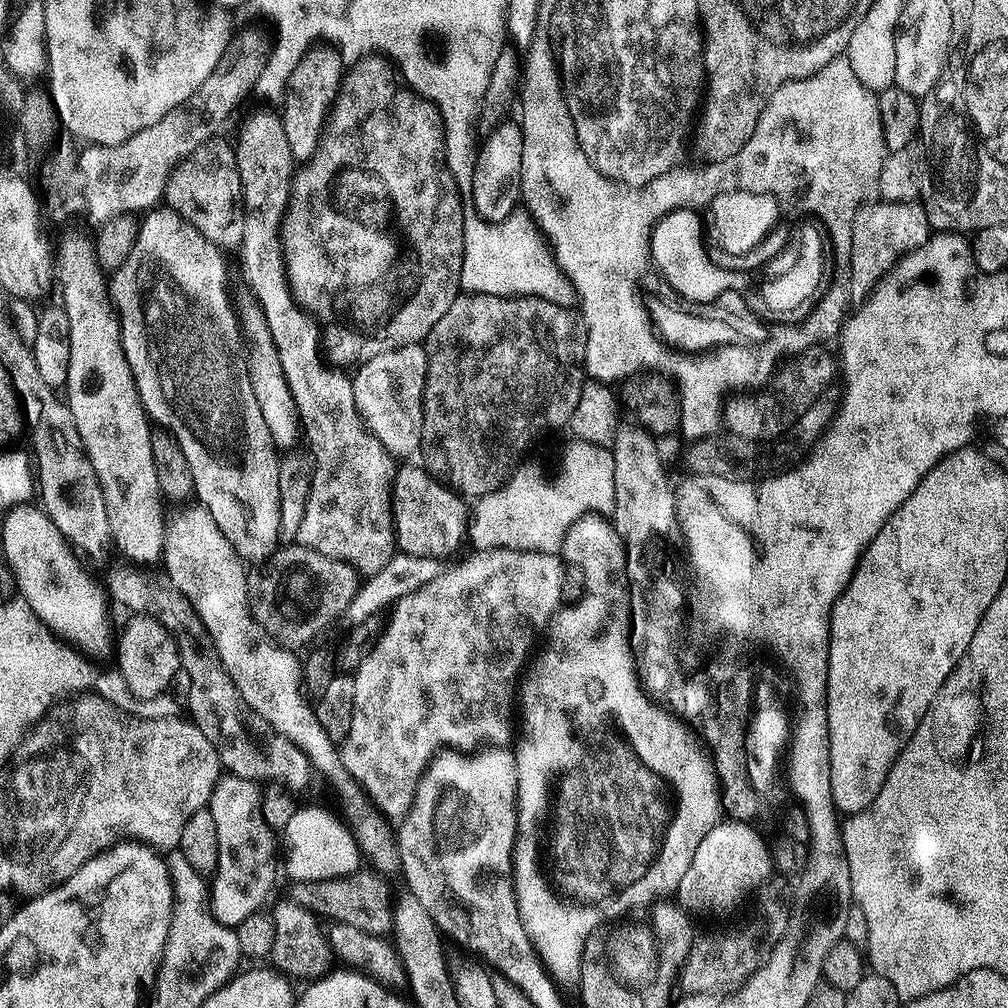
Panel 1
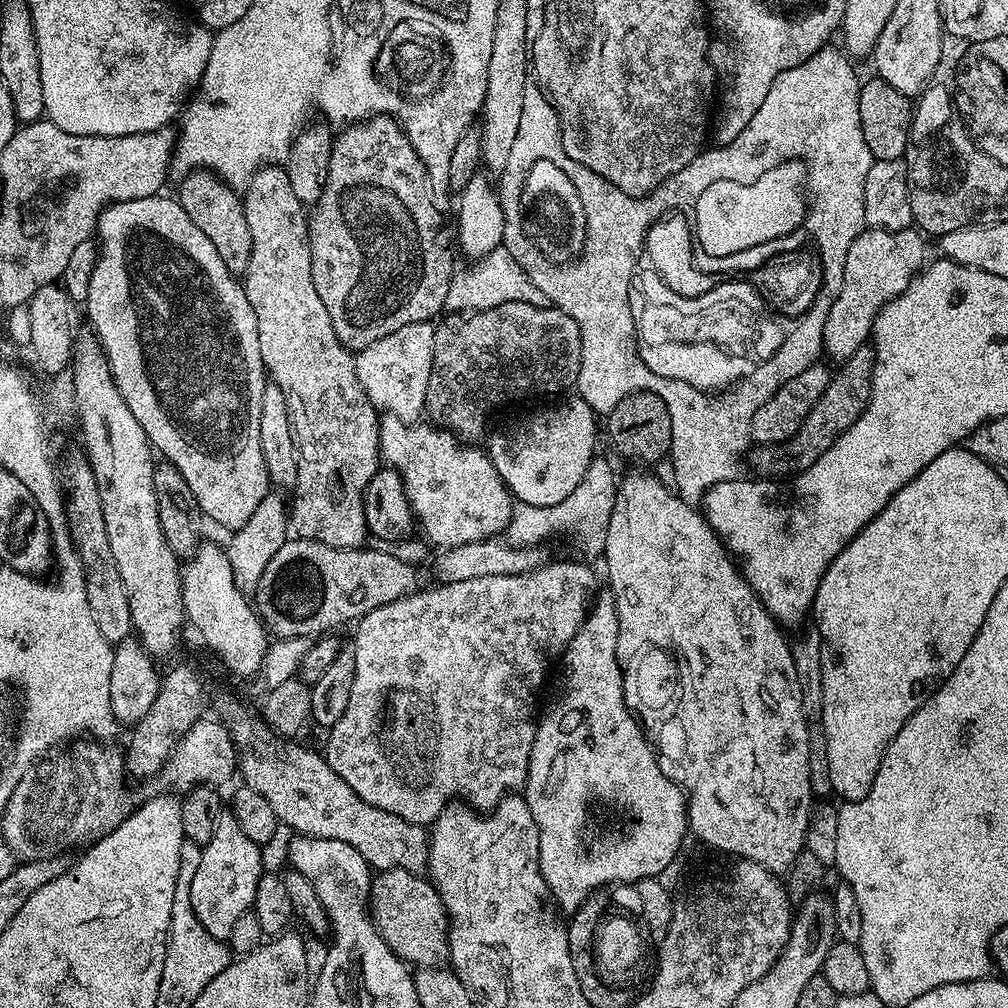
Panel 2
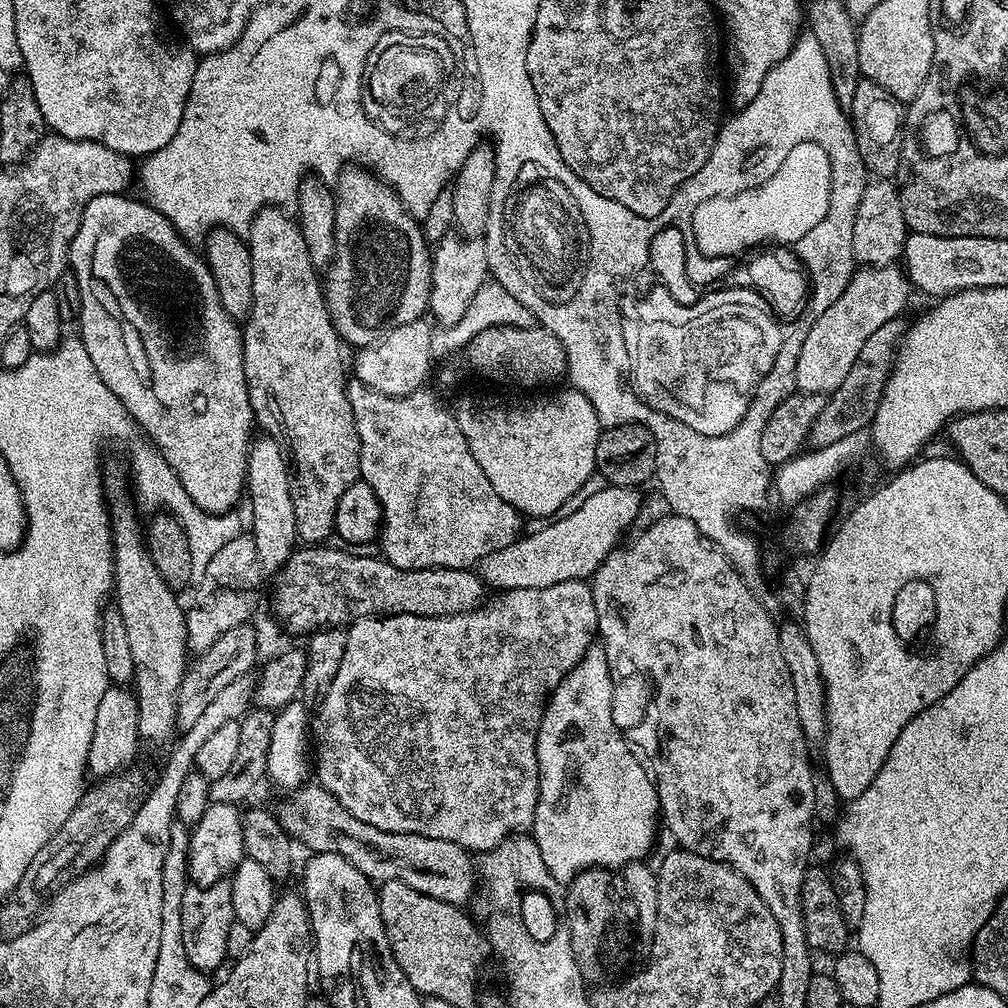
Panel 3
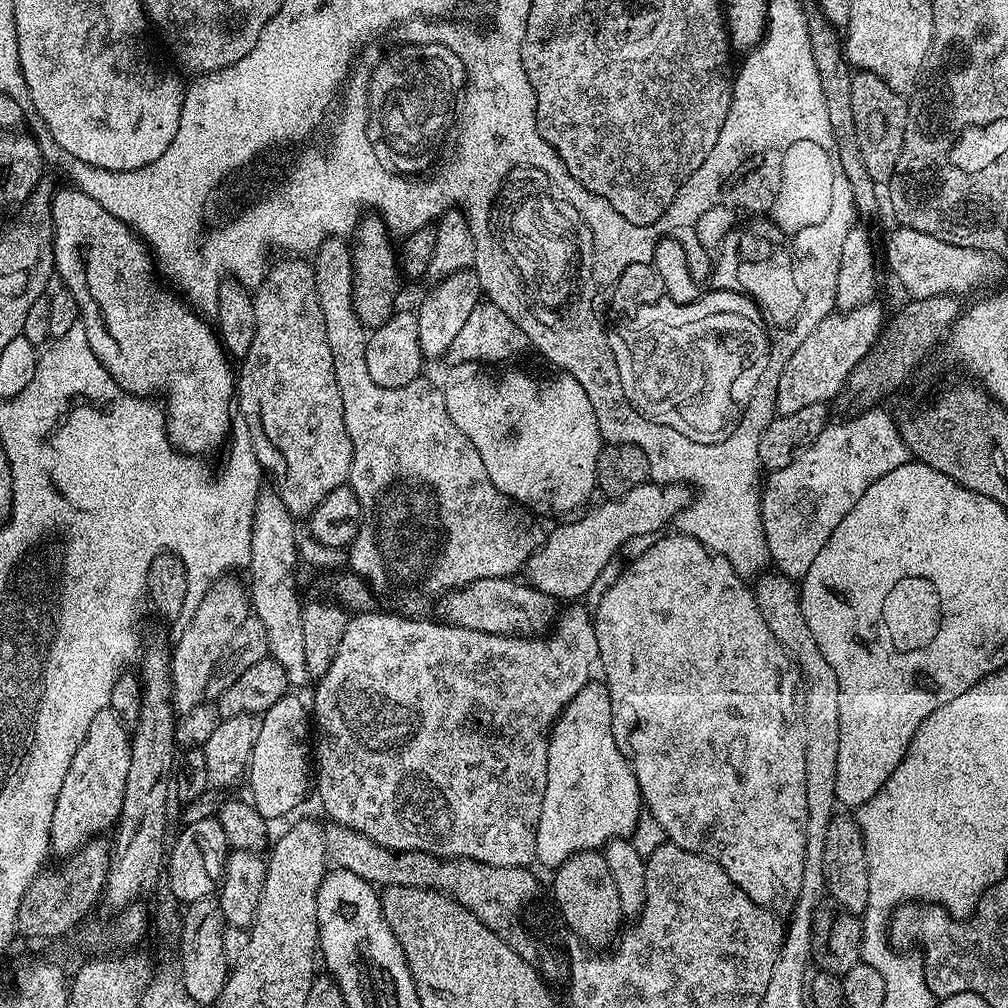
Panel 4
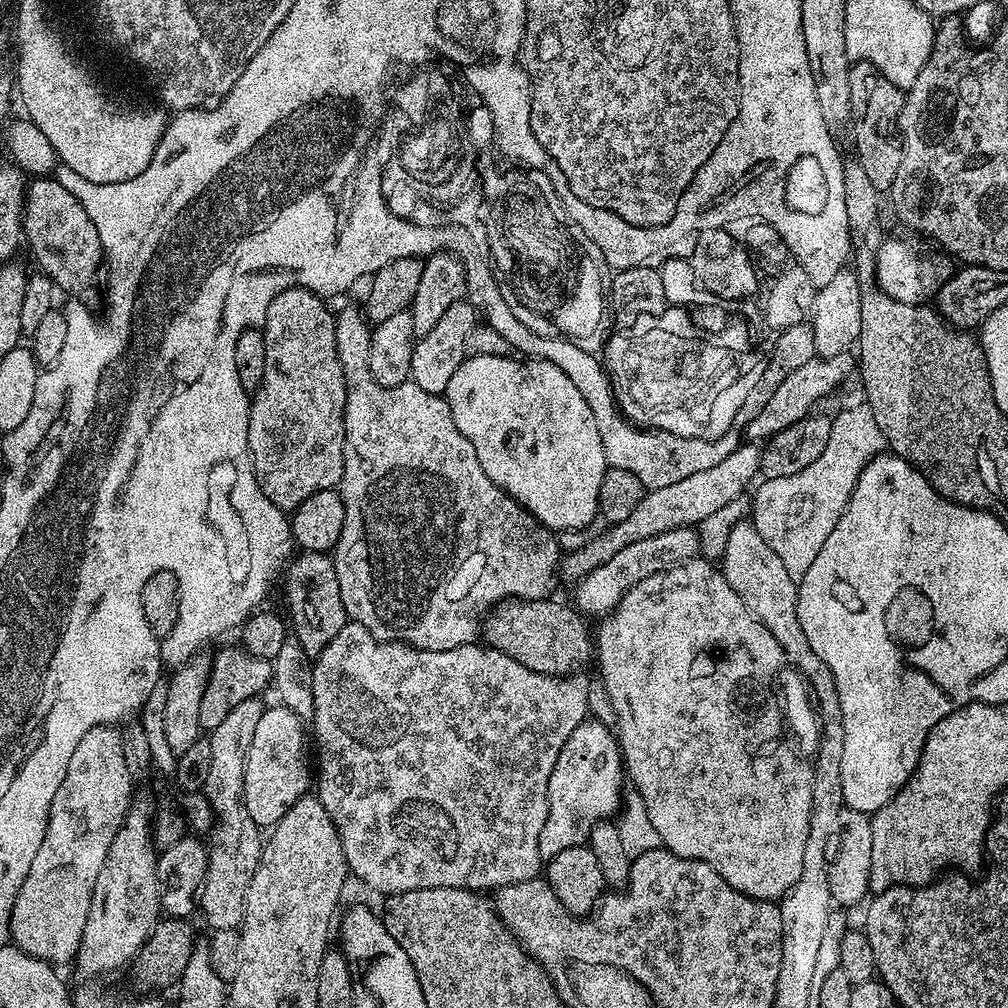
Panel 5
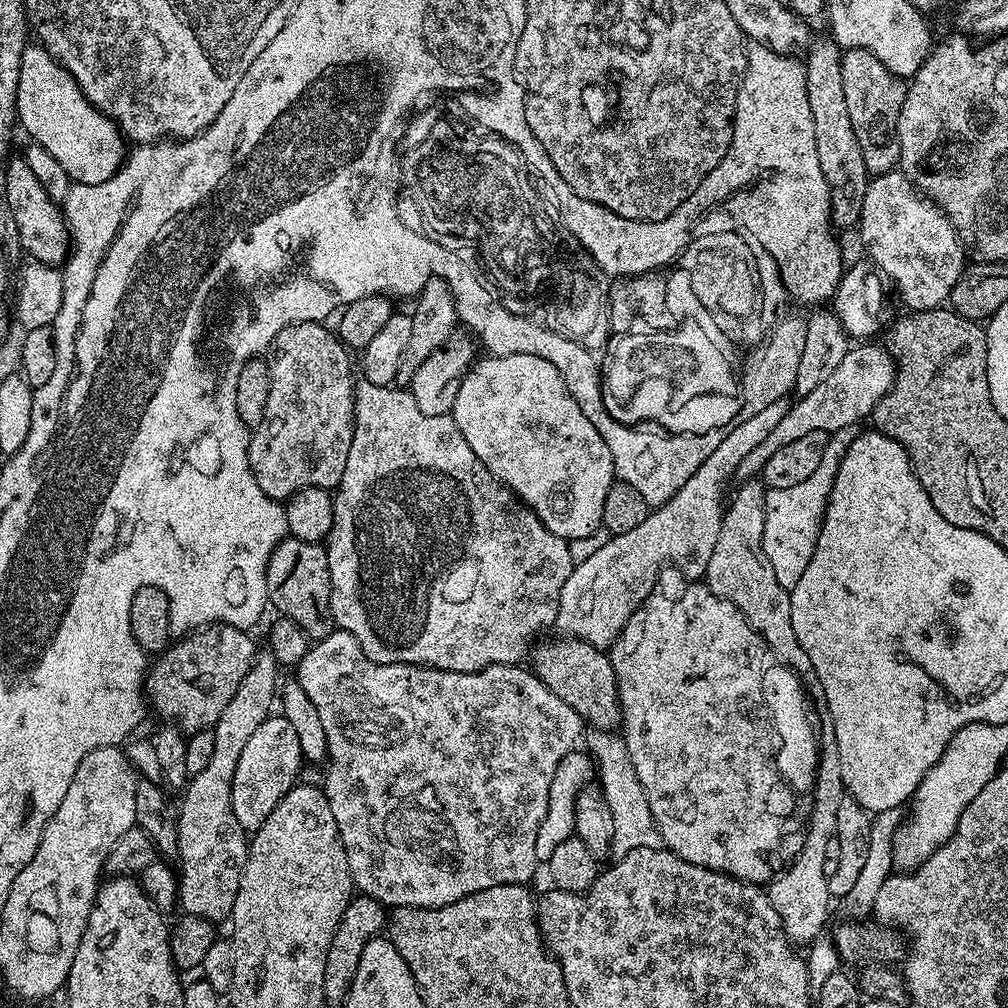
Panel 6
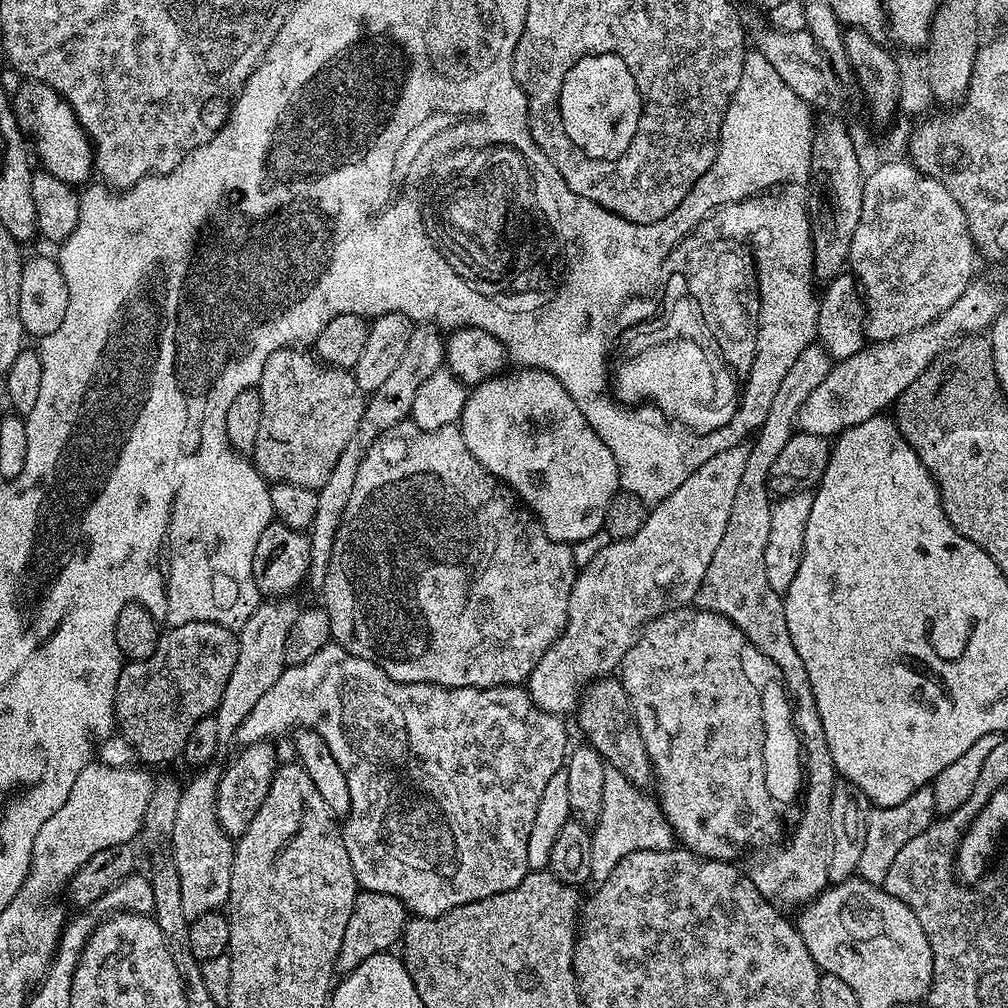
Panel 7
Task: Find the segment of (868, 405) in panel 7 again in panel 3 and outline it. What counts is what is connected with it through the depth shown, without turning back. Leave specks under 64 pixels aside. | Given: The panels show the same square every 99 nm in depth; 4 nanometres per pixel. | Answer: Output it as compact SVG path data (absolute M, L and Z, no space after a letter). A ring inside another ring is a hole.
M608 485L604 490L588 498L585 505L580 506L574 514L562 519L553 519L547 523L550 525L530 535L527 533L510 546L494 551L480 560L478 565L480 578L487 585L496 585L496 590L500 592L510 589L541 589L544 586L556 585L558 582L589 579L602 561L617 547L618 538L624 530L637 518L642 504L640 494L641 491L637 488Z

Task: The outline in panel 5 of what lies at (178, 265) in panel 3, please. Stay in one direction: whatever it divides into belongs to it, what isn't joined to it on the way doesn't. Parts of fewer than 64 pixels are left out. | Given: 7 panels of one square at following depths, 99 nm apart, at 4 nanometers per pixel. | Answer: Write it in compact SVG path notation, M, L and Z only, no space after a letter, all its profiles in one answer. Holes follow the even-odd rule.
M36 178L24 194L23 239L32 247L32 256L43 275L51 278L57 289L65 288L68 294L84 292L96 280L96 271L101 271L104 248L100 244L94 224L82 210L82 204L59 179Z

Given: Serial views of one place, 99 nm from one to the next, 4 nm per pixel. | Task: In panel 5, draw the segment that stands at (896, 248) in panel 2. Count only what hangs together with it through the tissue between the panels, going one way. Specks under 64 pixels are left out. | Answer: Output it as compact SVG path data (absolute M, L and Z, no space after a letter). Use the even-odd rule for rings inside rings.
M843 352L833 356L813 358L810 362L798 366L798 370L786 374L786 378L782 378L778 390L774 390L774 394L770 394L770 402L766 402L766 406L762 410L758 410L758 414L750 417L747 421L748 425L743 425L743 435L752 442L767 442L774 434L786 430L786 426L794 426L794 422L809 415L815 409L812 407L819 400L826 399L851 372L853 375L854 360L853 357L852 360L850 357L848 352Z

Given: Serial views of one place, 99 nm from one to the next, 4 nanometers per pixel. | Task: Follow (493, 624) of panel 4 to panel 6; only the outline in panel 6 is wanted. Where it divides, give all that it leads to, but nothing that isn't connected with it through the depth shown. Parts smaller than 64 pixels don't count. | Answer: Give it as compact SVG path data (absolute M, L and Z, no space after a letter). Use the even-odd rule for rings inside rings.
M575 638L560 639L564 640L548 640L545 644L537 643L531 649L531 671L535 672L550 691L558 694L558 698L562 698L566 706L573 708L581 721L588 723L589 720L588 724L593 729L619 729L622 724L620 695L611 655Z

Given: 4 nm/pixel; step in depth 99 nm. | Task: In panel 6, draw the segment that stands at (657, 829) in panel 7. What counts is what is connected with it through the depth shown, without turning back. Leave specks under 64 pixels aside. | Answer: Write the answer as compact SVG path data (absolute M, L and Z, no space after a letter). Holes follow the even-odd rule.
M589 729L585 735L587 749L596 765L599 787L603 790L610 814L613 815L614 838L612 839L612 856L620 859L632 849L663 847L663 840L657 830L653 815L650 814L649 800L646 798L634 764L630 759L629 750L623 737L611 729Z

